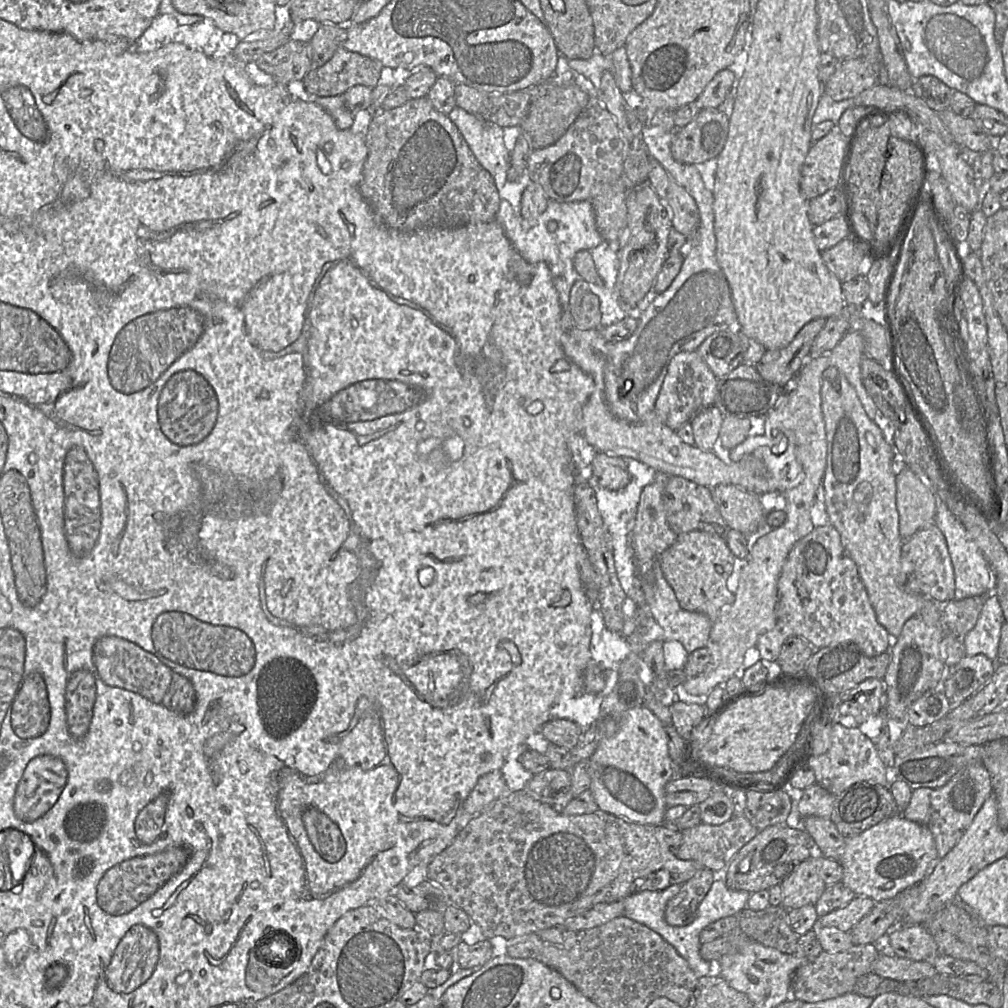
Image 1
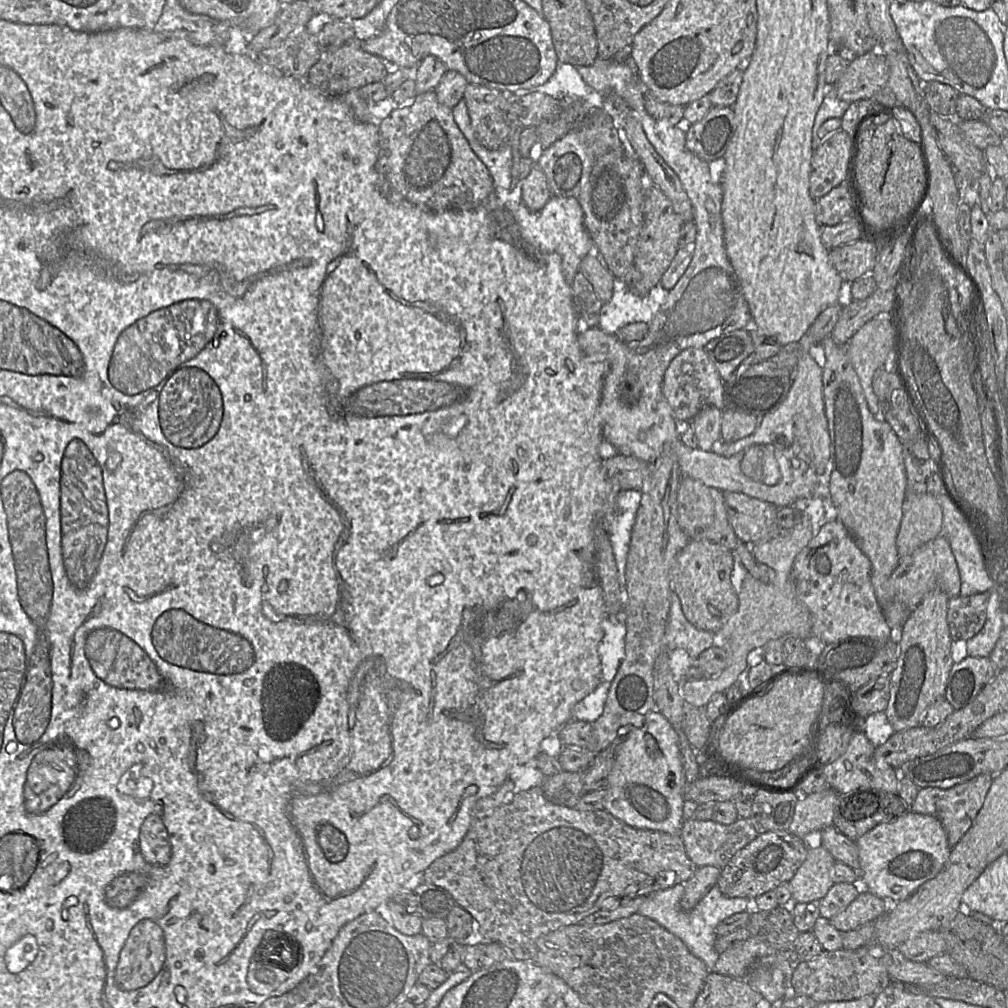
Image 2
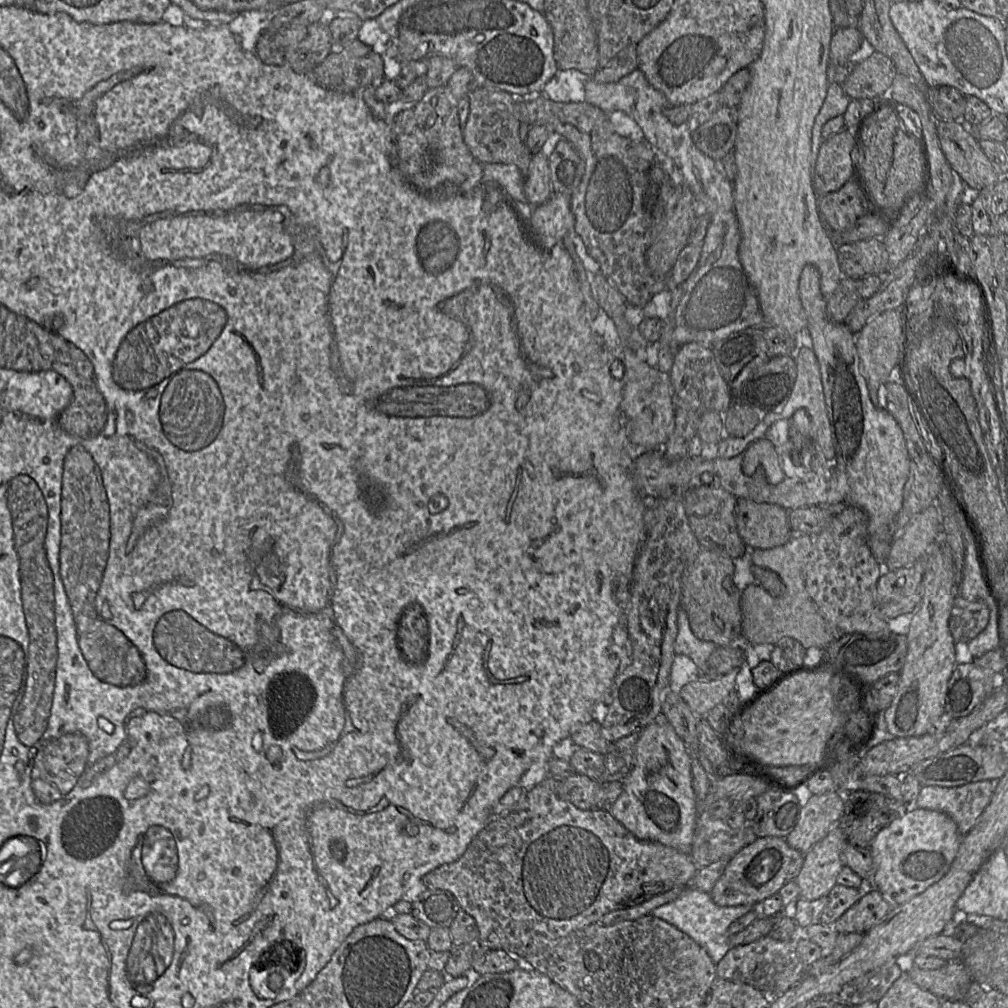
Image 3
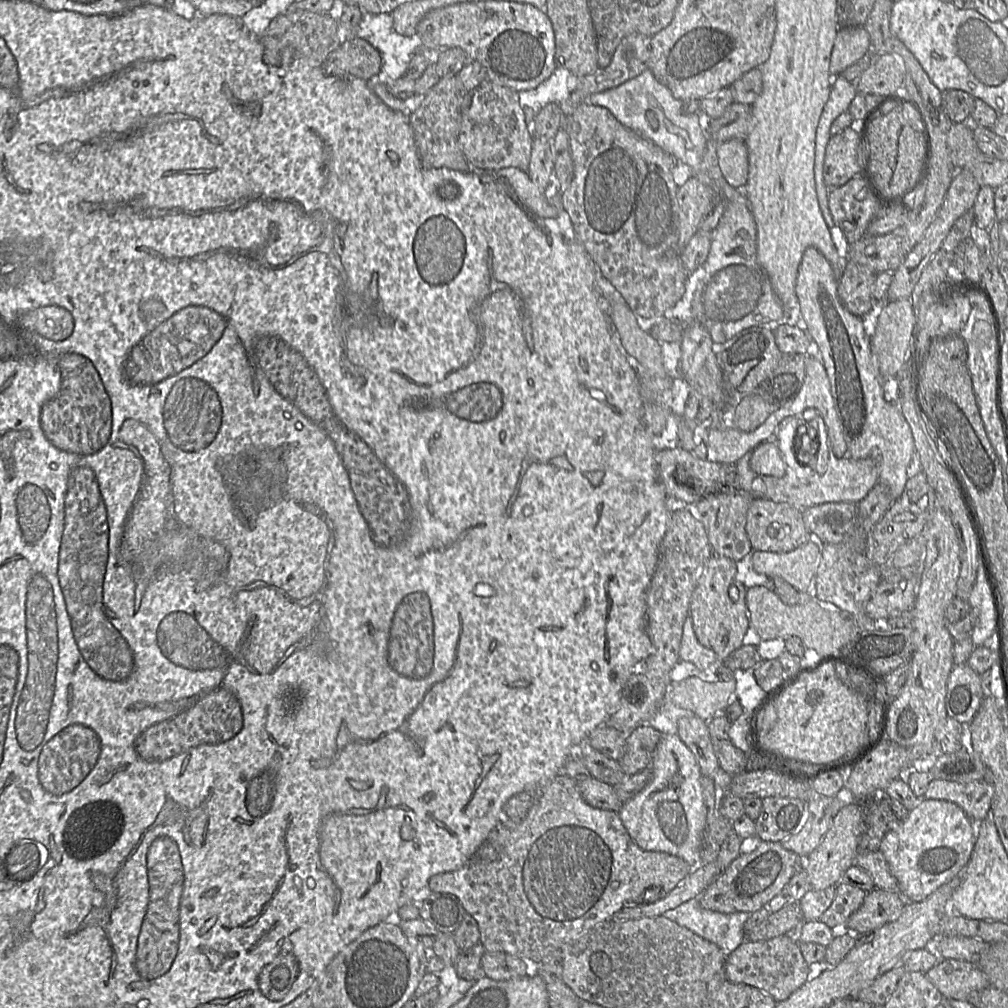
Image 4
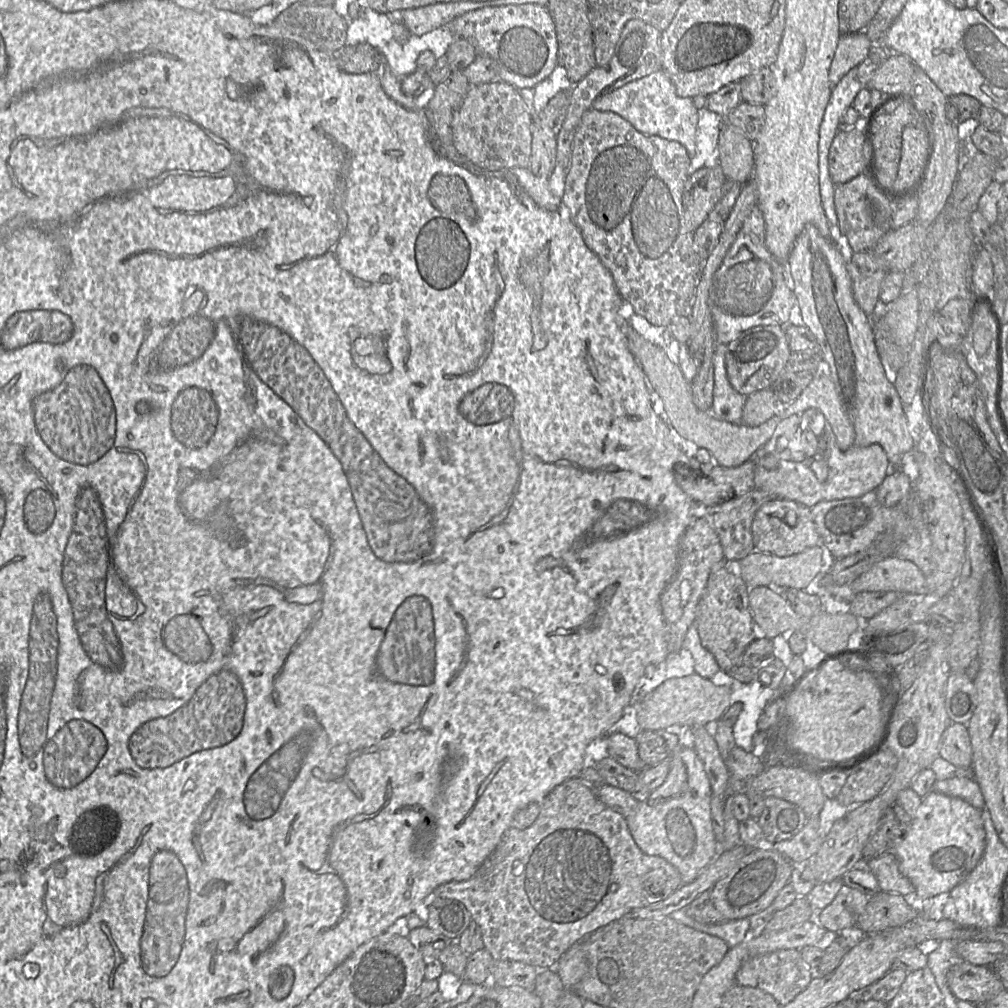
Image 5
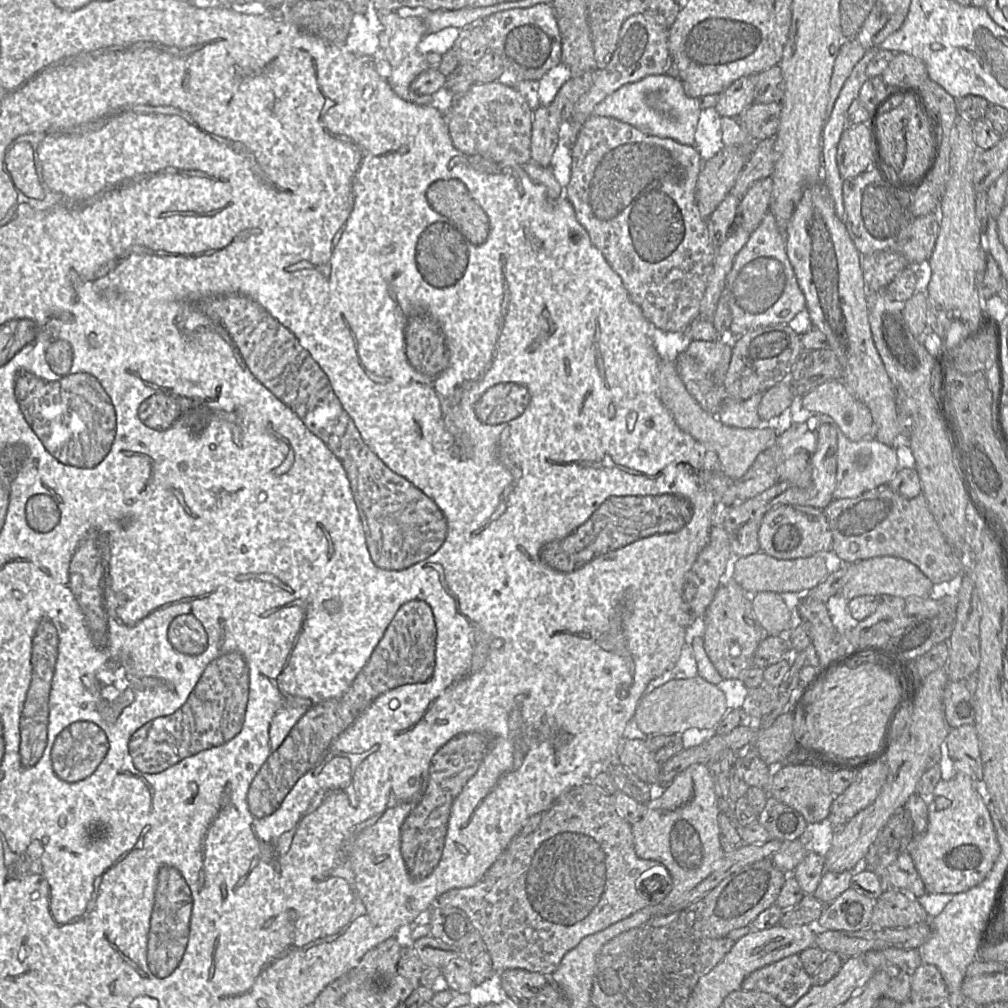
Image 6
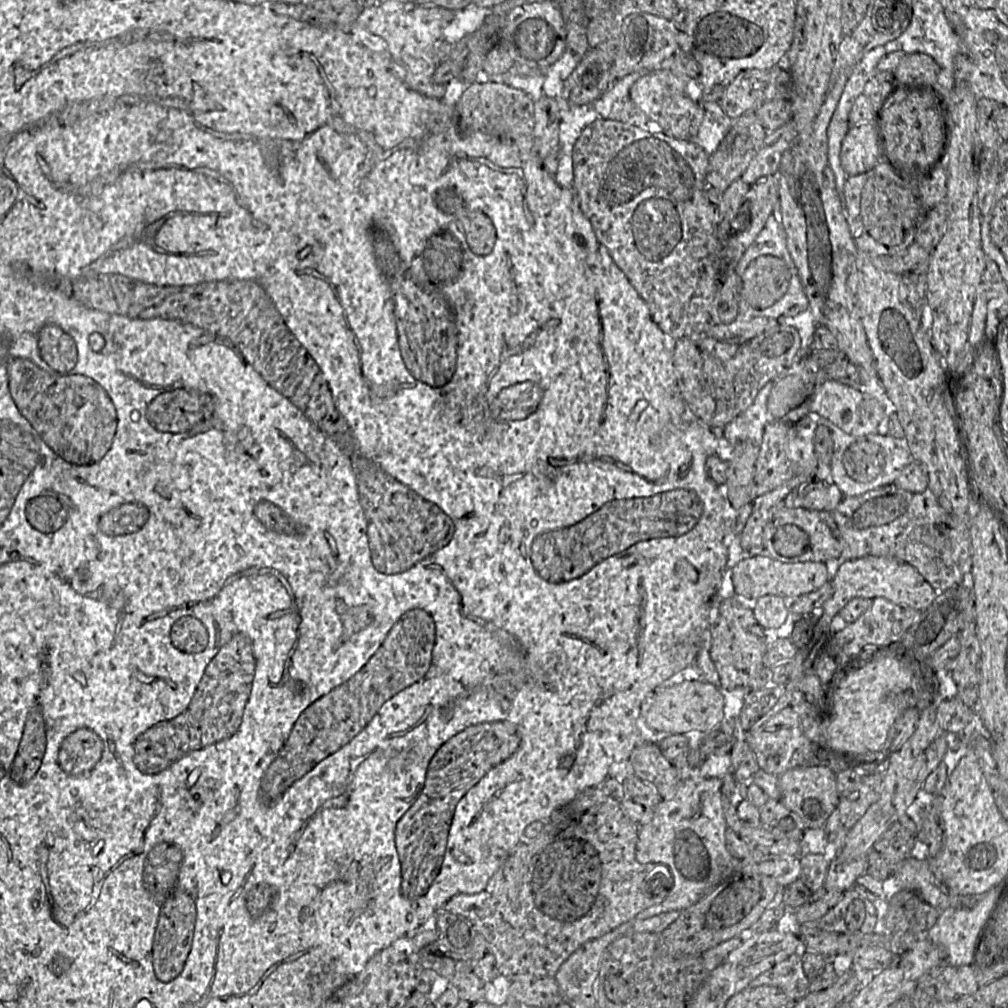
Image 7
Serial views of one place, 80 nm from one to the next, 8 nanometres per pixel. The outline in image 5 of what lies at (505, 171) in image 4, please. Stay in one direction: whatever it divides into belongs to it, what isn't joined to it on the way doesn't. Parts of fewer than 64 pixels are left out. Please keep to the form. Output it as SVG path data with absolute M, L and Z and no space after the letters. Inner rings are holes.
M511 168L520 186L541 208L547 211L557 211L562 199L552 194L548 178L534 175L529 168Z

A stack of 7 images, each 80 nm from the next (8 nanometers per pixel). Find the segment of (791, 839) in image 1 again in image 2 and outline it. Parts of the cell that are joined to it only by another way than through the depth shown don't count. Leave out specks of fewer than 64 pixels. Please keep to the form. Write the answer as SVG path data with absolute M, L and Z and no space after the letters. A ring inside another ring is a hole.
M768 831L737 851L721 869L717 885L721 893L730 898L754 899L774 890L780 884L789 882L806 859L808 848L802 838L790 831Z

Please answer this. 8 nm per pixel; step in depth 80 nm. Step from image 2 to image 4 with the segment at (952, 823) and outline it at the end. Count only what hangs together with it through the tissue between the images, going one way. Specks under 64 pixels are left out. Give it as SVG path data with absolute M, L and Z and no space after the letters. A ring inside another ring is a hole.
M934 779L924 799L938 799L958 805L973 823L980 823L990 810L994 788L984 780L955 782Z

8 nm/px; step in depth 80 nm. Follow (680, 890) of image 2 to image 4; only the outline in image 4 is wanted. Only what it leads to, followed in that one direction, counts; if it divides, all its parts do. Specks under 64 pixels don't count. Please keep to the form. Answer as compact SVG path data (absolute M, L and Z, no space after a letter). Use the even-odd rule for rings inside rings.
M696 897L664 912L662 916L715 943L727 957L746 940L744 924L750 914L711 911L703 908Z

